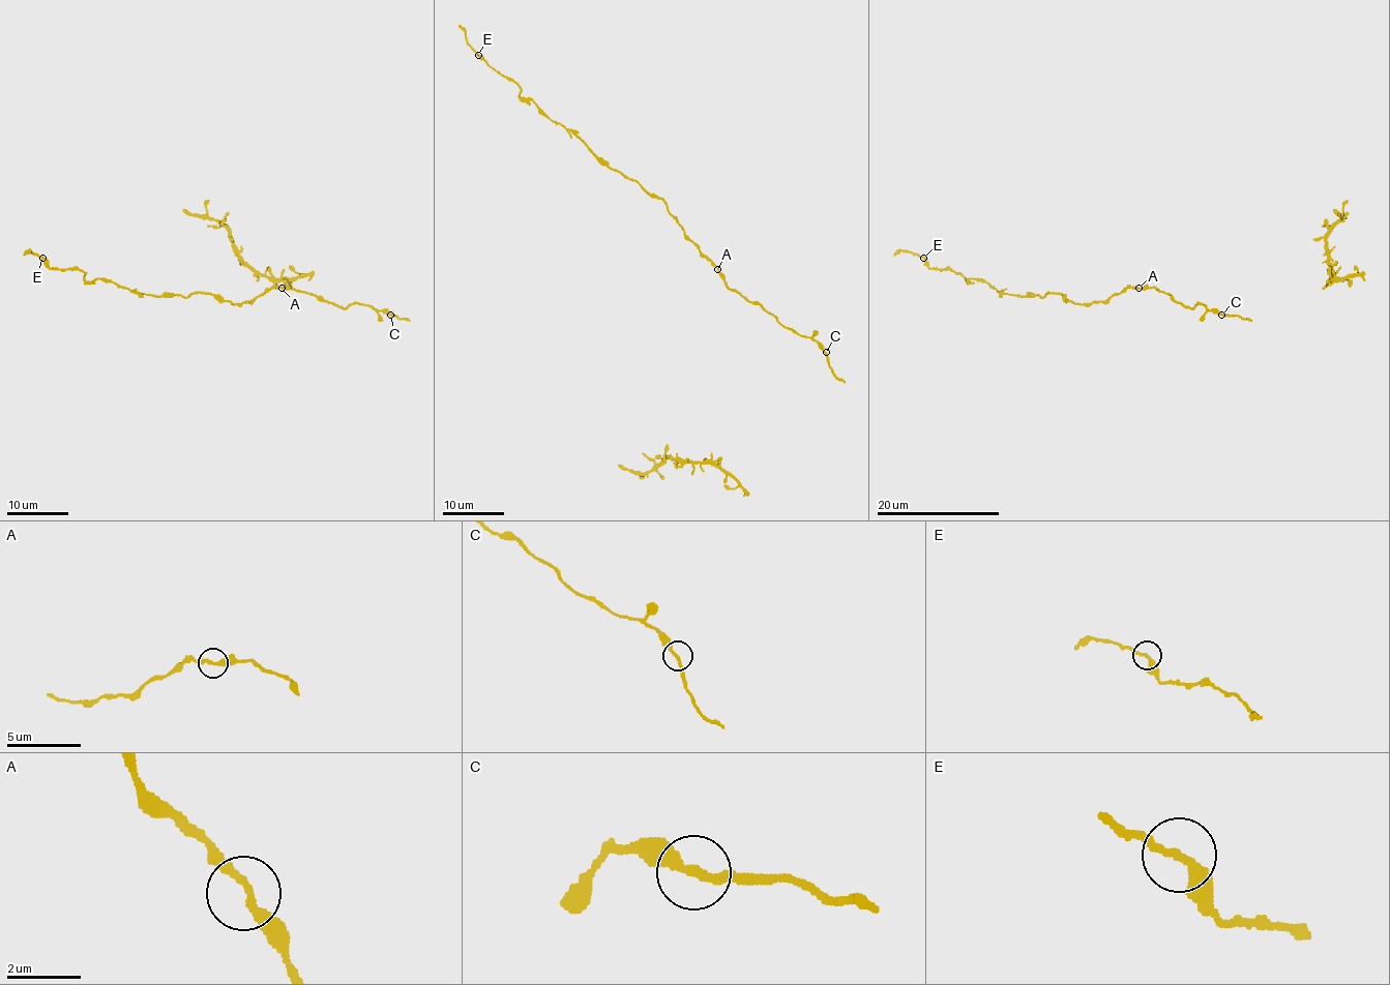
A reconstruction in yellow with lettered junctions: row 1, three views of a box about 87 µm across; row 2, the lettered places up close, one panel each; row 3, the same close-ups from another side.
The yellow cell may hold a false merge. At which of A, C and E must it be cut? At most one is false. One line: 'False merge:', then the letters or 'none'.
False merge: none

